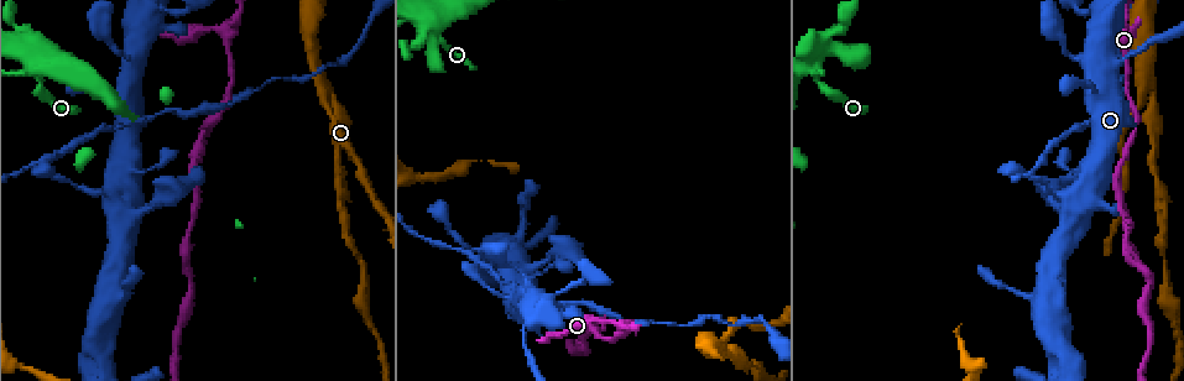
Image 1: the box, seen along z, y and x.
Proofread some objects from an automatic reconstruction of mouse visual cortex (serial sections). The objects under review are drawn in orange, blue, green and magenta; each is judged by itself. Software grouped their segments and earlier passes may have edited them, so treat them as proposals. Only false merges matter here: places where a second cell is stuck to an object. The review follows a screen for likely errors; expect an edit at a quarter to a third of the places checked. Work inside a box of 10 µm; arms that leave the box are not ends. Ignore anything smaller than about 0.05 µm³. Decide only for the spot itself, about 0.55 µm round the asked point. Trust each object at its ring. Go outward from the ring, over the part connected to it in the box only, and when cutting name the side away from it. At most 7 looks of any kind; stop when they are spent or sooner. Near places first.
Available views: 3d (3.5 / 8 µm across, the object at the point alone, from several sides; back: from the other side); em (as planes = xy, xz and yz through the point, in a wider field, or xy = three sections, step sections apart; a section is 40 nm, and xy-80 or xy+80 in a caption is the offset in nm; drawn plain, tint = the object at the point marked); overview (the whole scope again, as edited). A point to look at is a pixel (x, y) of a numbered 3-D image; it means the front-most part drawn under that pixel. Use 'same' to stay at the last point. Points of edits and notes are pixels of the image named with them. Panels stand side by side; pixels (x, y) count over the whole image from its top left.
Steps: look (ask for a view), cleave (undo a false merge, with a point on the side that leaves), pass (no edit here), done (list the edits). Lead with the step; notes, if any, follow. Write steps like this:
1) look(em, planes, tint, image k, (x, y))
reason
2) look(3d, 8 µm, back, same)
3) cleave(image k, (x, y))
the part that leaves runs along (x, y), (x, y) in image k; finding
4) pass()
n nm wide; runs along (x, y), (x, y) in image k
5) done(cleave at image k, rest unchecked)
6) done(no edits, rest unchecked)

look(3d, 3.5 µm, back, image 1, (42, 79))
sharp bend

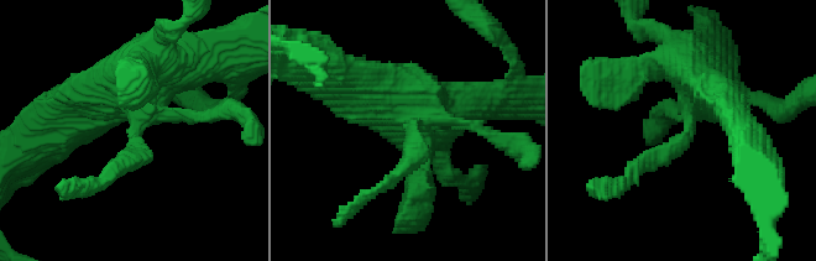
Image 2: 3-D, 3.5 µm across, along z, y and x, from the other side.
look(em, xy, step 5, tint, image 2, (409, 127))

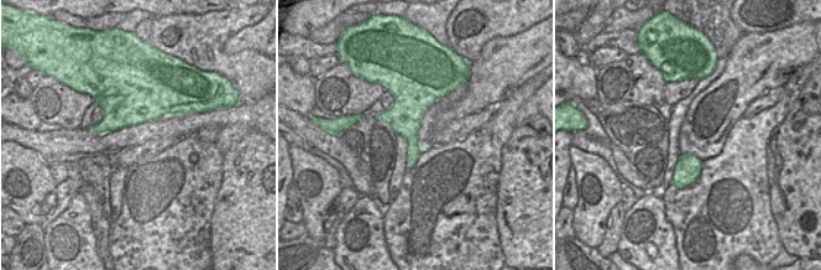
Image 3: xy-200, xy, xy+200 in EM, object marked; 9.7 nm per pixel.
look(em, xy, step 3, tint, same)

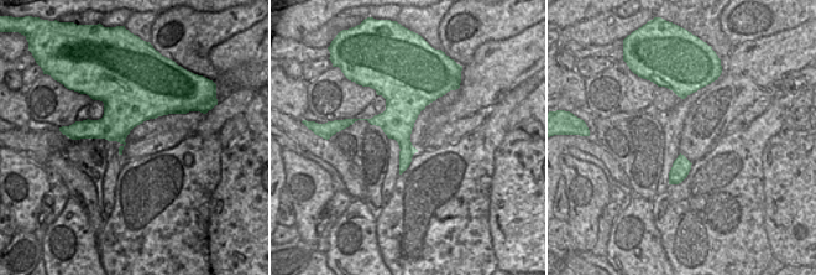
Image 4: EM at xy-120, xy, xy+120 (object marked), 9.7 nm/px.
pass()
runs along (634, 171), (679, 145), (701, 95), (673, 61) in image 2; all the same cell

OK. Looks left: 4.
look(em, xy, step 5, tint, image 1, (1077, 194))
sharp bend

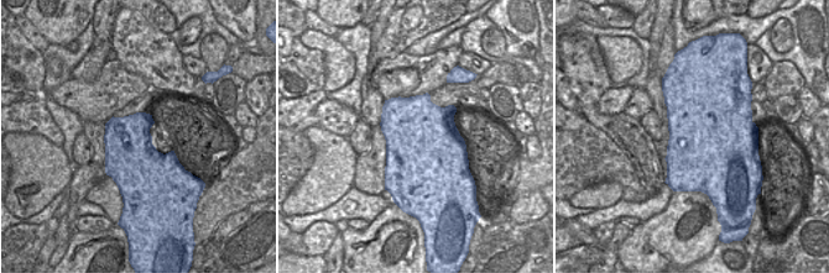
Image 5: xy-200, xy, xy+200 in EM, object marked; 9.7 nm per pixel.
look(3d, 3.5 µm, same)

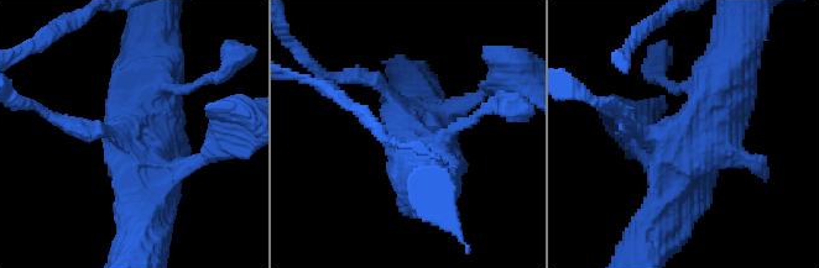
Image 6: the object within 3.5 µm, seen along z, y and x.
pass()
runs along (734, 61), (664, 213) in image 6; all the same cell

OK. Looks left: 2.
look(3d, 3.5 µm, image 1, (720, 347))
three arms meet

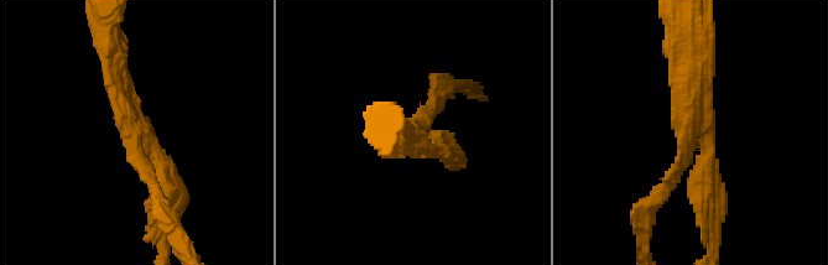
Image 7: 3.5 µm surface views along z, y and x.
look(em, xy, step 1, tint, image 7, (416, 131))
3 arms; arms of 200, 300, 300 nm

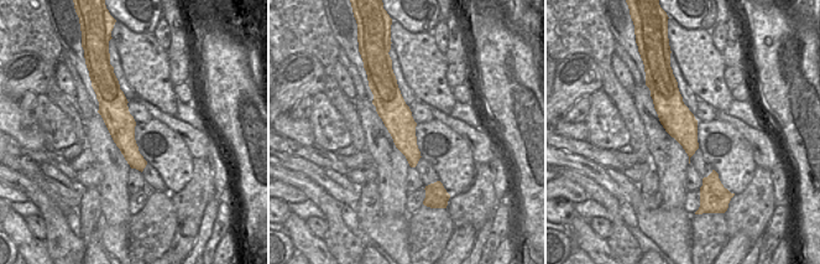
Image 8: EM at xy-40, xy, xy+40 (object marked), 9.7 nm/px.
cleave(image 7, (701, 182))
280 nm wide; the part that leaves runs along (701, 135), (711, 254) in image 7; two cells meet here

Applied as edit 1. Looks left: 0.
done(cleave at image 7, rest unchecked)

